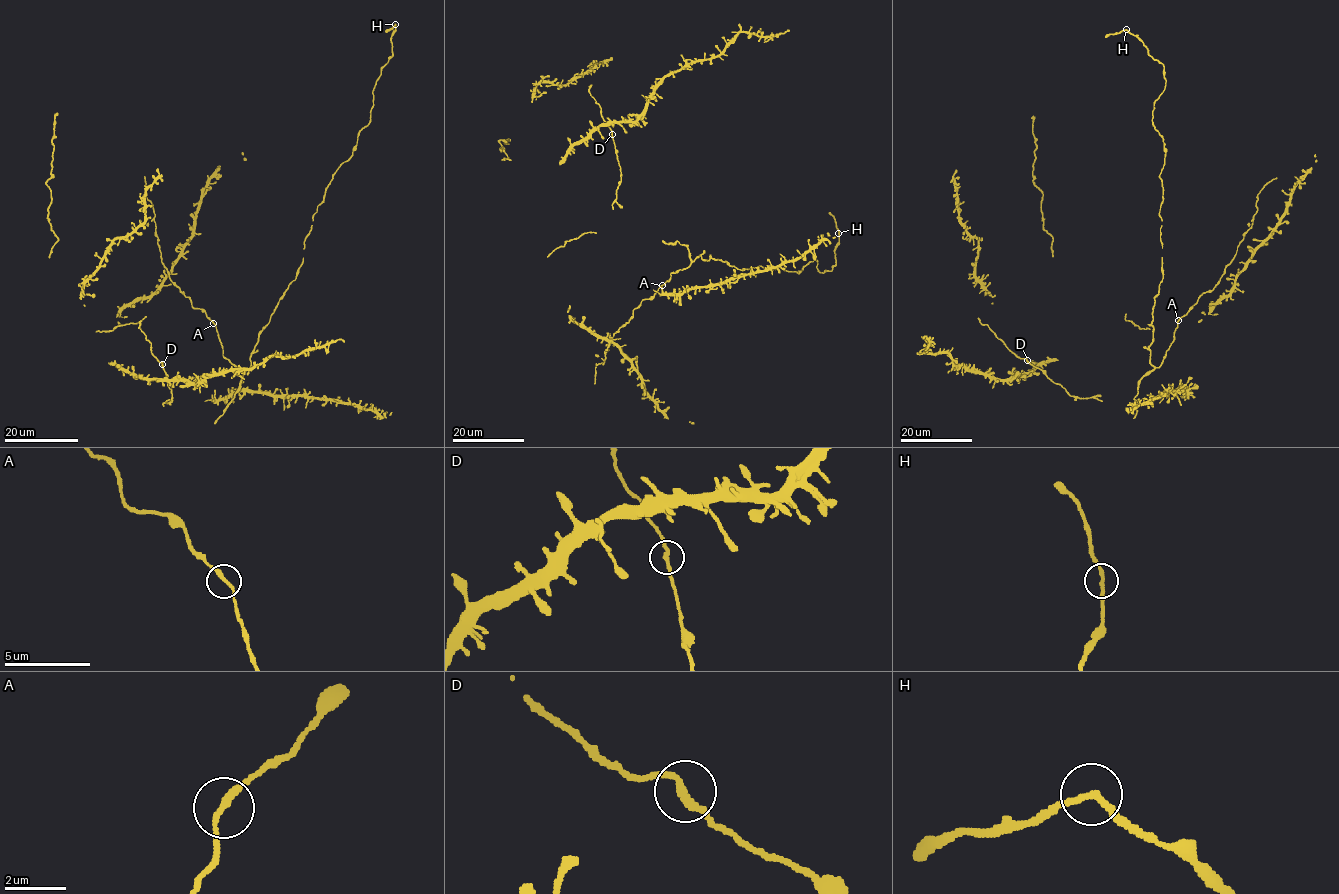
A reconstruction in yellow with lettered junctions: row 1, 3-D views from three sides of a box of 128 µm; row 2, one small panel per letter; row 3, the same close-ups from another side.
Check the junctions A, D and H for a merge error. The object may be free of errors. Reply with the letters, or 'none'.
none

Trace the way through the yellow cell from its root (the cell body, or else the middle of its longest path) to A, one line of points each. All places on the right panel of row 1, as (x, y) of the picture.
A: (1133, 417), (1139, 381), (1160, 365), (1178, 320)

